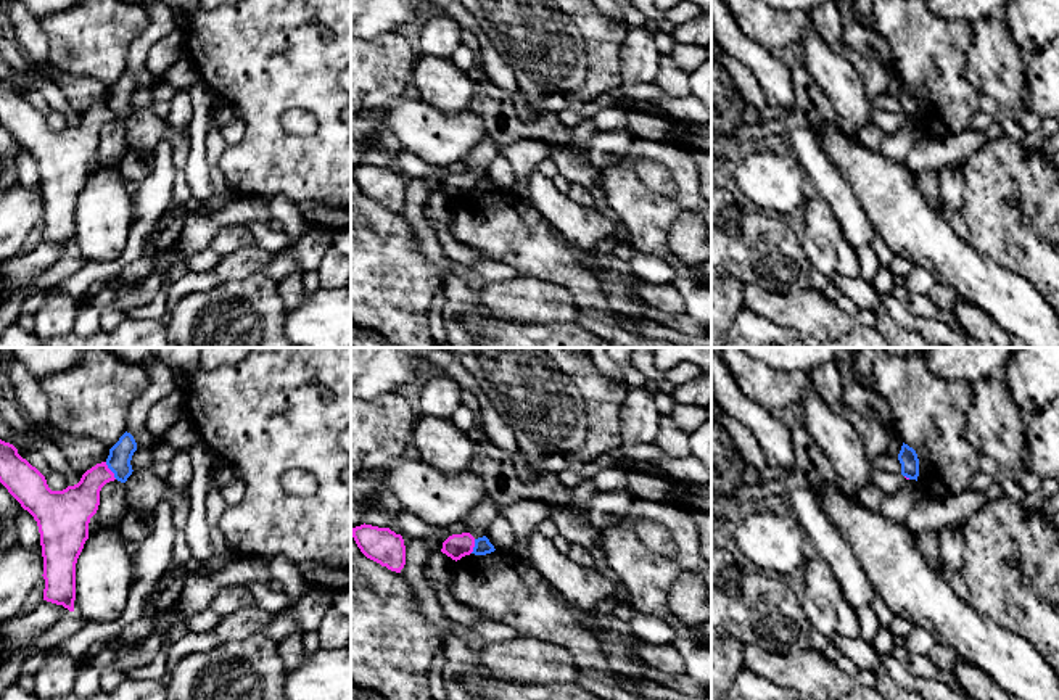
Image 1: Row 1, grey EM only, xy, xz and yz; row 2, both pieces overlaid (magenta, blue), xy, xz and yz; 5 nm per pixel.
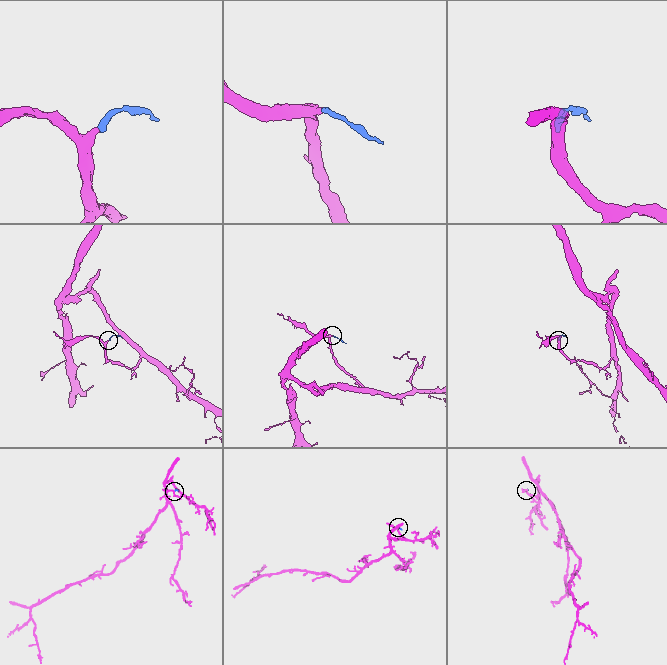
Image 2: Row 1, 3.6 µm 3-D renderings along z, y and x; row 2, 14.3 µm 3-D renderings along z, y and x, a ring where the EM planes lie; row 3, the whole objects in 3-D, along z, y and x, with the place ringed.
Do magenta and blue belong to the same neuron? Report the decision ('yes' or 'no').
no

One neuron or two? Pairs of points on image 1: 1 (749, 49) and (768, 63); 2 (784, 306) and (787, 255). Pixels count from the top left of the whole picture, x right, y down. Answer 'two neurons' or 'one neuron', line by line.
1: one neuron
2: two neurons

